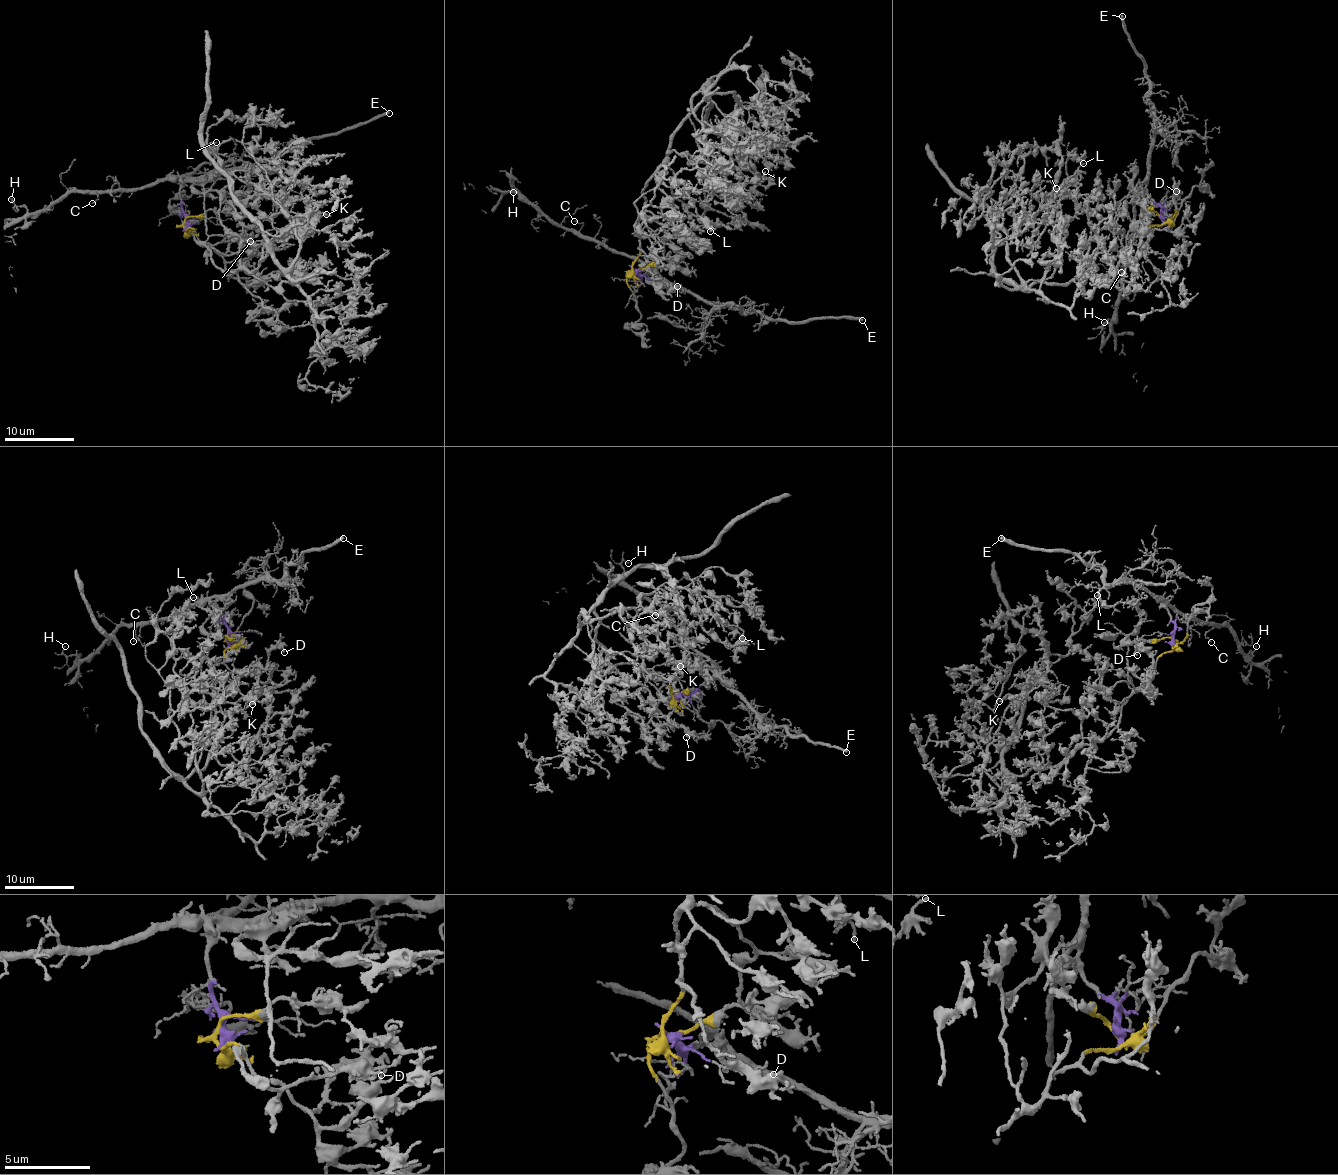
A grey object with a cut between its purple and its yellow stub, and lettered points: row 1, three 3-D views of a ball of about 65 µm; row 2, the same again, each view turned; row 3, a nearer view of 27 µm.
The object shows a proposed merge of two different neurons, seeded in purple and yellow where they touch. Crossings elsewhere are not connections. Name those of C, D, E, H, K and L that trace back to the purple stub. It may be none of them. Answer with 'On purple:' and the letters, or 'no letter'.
On purple: C, E, H

